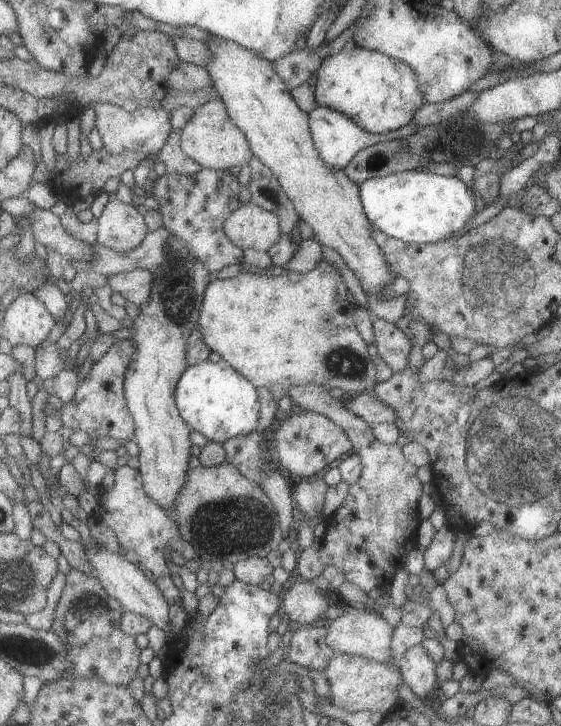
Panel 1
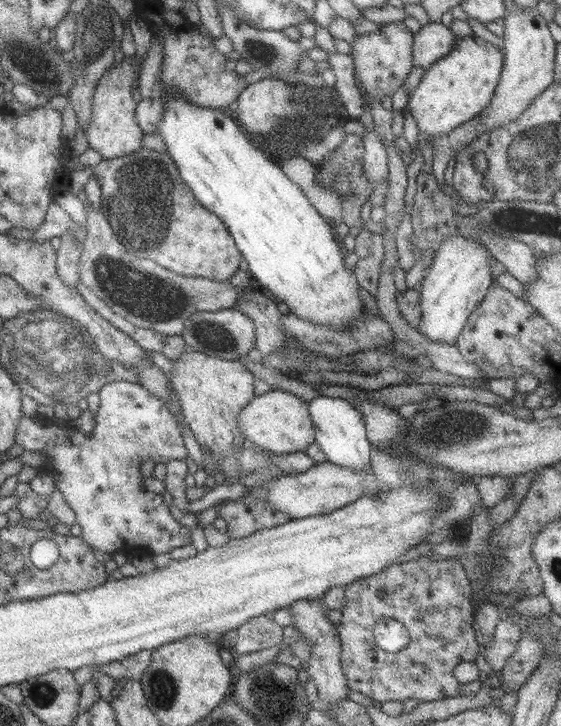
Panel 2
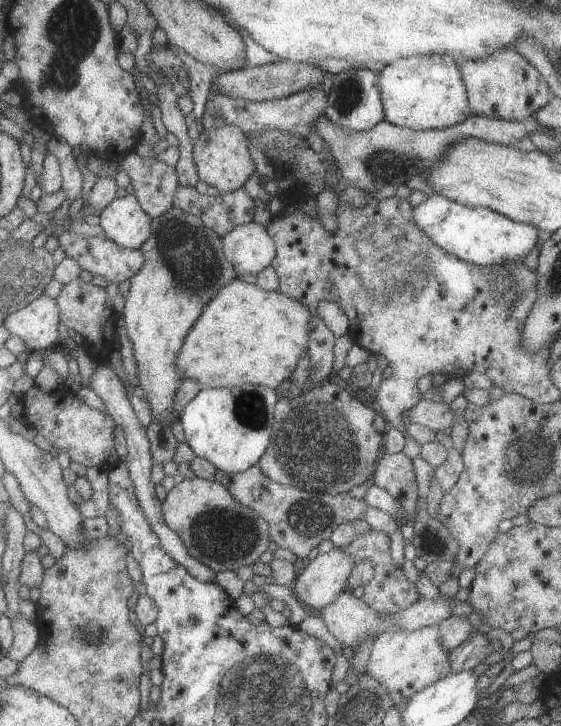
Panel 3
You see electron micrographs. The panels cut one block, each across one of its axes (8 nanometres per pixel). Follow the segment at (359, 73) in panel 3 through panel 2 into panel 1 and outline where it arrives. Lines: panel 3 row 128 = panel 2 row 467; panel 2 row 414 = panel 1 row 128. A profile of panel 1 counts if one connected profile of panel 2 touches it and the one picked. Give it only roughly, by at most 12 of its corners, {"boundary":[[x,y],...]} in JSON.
{"boundary":[[327,106],[309,113],[316,148],[327,165],[343,169],[366,147],[403,139],[406,124],[374,134]]}

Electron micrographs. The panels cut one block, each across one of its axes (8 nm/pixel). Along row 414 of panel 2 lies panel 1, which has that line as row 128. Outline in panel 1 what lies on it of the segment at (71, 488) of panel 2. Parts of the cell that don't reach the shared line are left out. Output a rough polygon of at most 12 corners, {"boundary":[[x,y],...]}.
{"boundary":[[96,103],[95,127],[110,154],[158,155],[171,111],[134,113]]}

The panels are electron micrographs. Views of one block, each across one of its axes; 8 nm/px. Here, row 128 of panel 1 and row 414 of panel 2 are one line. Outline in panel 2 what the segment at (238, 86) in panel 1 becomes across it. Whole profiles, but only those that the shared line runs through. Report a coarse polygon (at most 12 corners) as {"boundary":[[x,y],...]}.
{"boundary":[[290,389],[255,396],[238,415],[251,446],[274,455],[315,441],[309,402]]}

